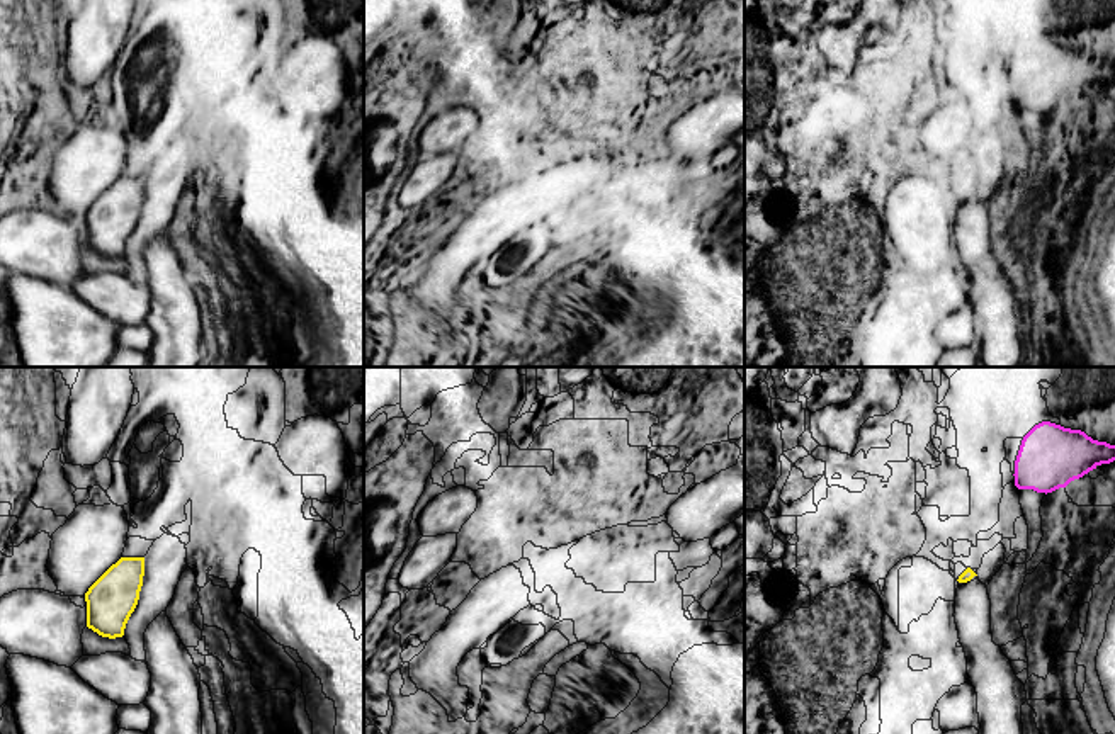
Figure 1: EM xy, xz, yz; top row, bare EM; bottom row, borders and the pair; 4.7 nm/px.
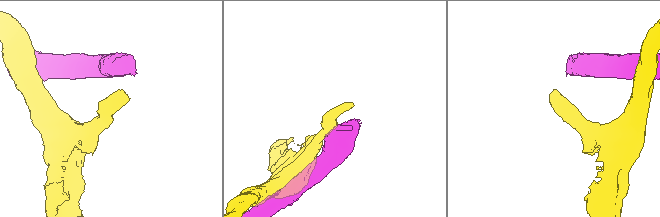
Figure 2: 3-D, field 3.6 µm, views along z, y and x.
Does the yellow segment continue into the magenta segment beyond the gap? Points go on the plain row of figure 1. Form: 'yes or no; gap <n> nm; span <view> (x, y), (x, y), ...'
no; gap 440 nm; span yz (969, 187), (1018, 107)

